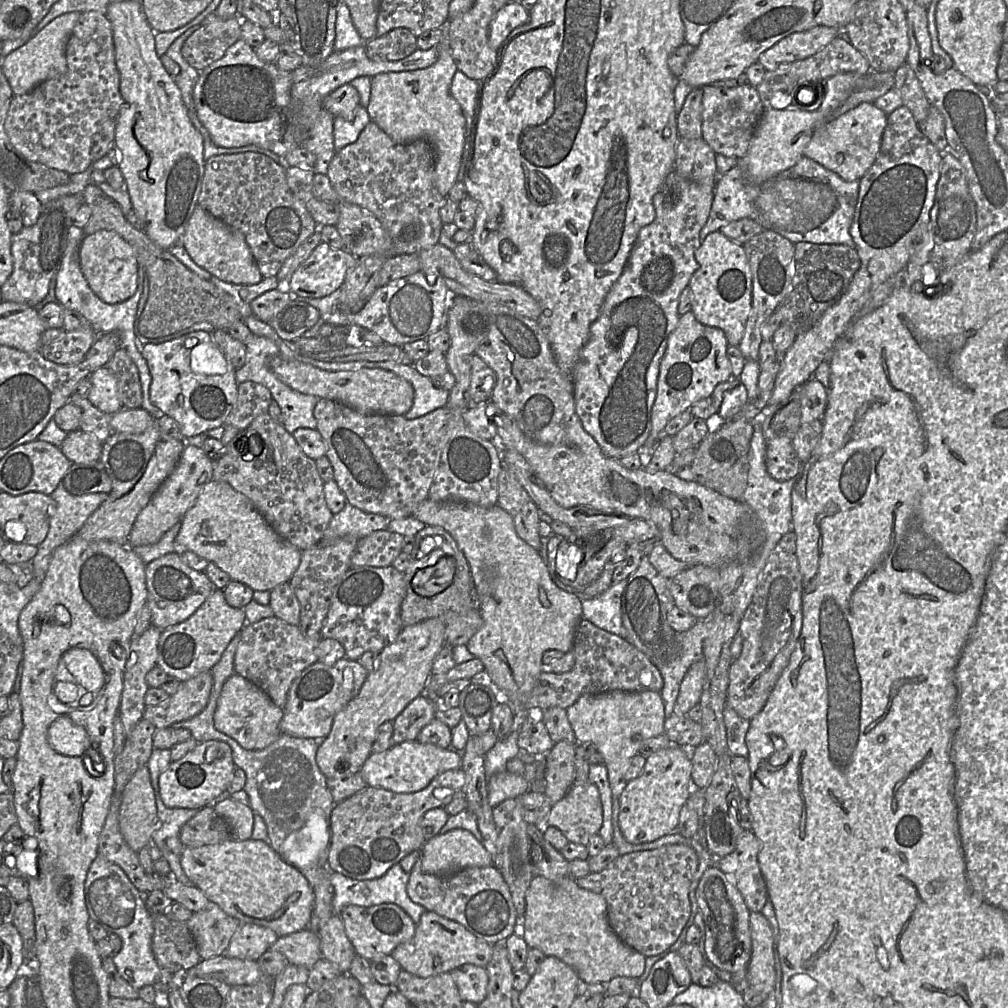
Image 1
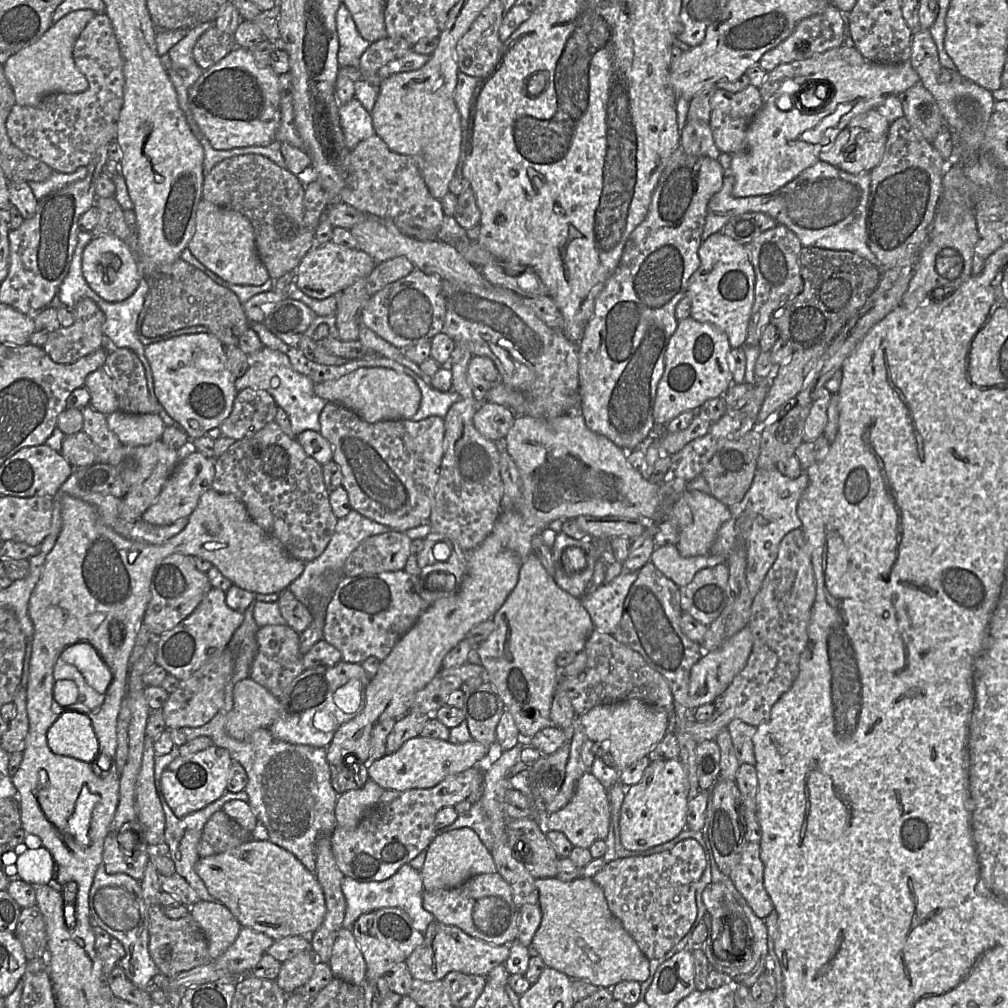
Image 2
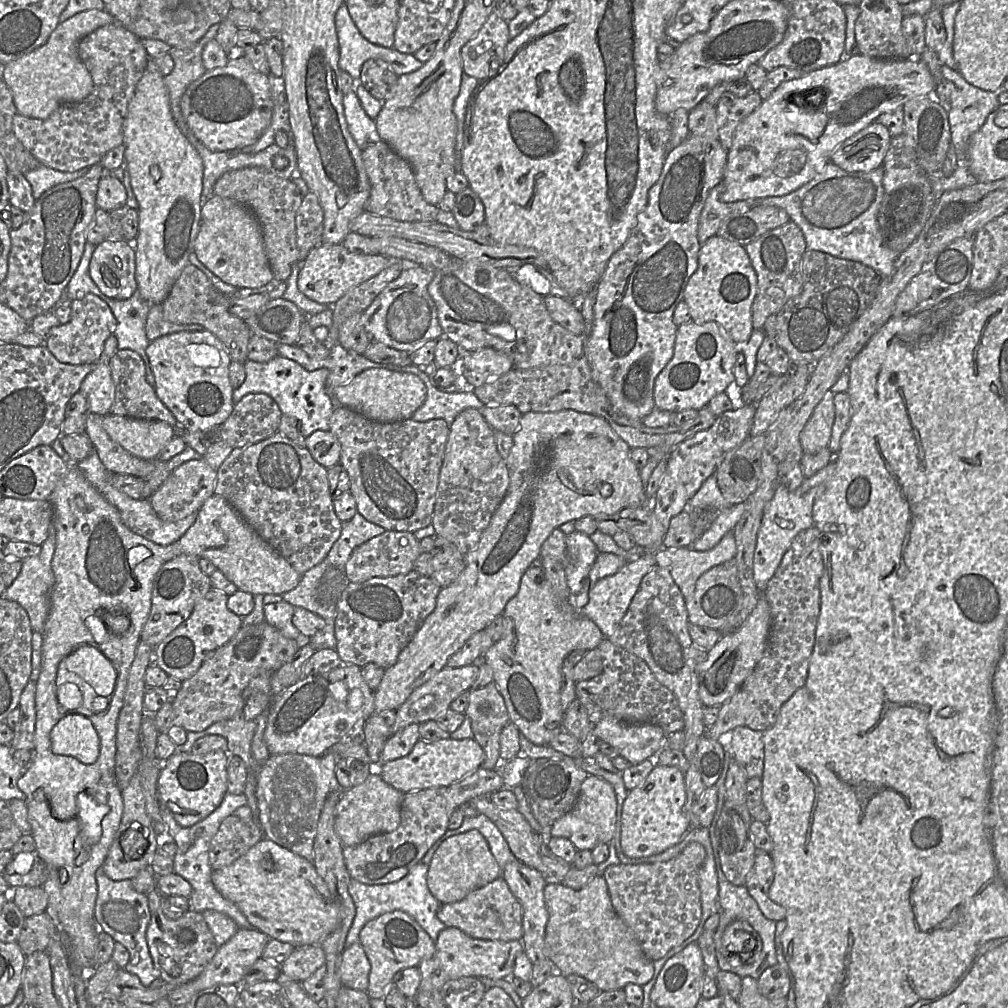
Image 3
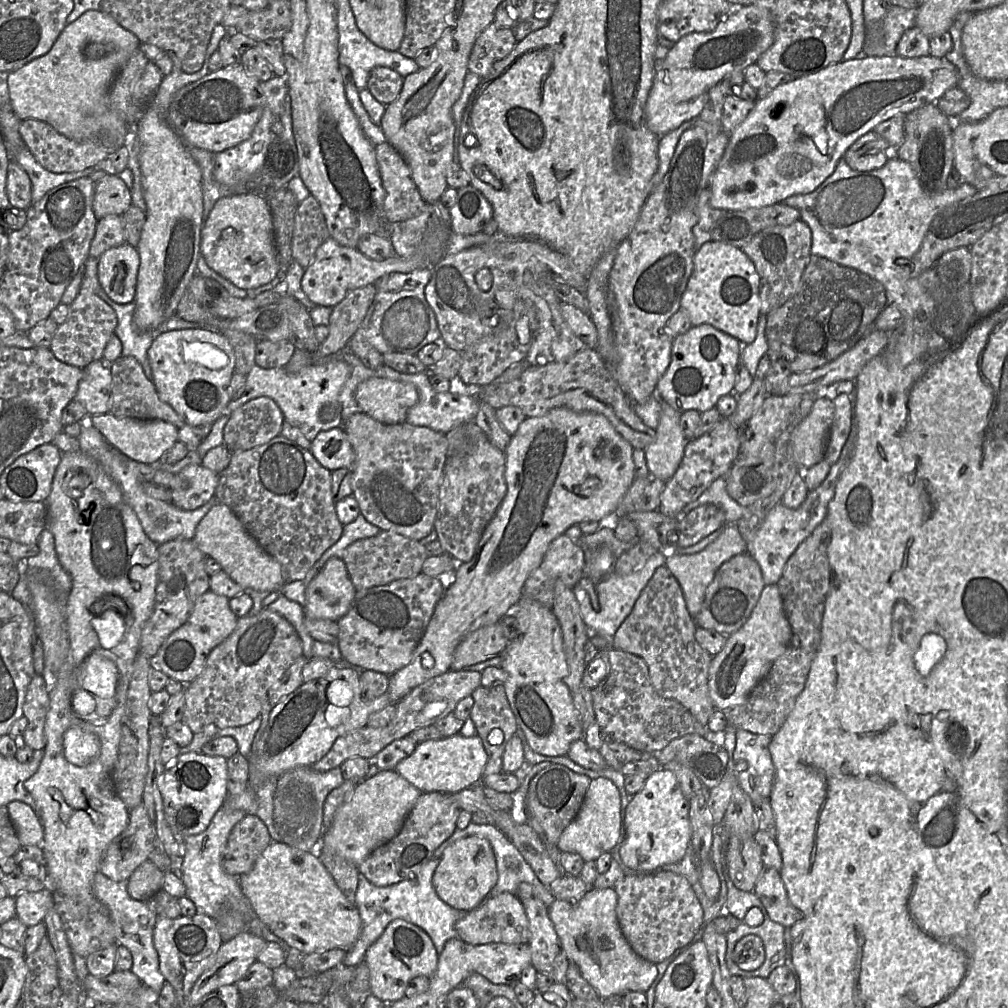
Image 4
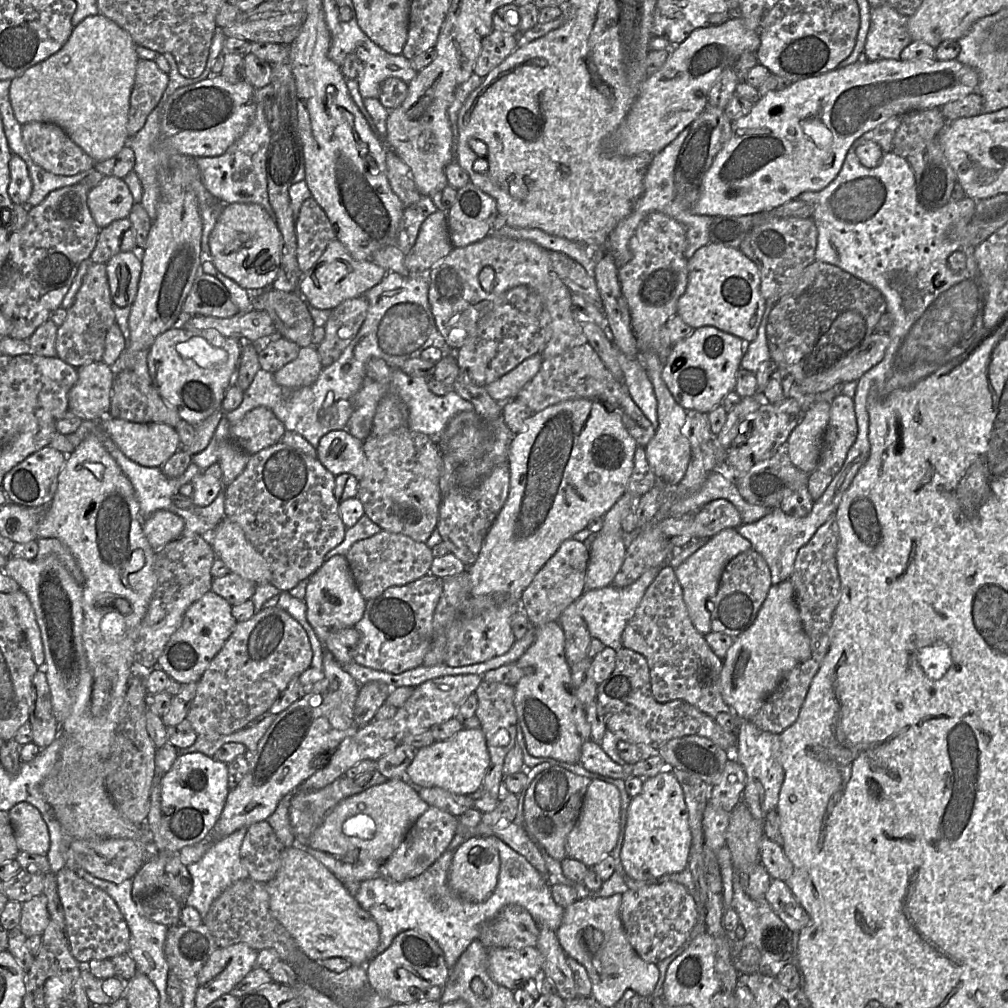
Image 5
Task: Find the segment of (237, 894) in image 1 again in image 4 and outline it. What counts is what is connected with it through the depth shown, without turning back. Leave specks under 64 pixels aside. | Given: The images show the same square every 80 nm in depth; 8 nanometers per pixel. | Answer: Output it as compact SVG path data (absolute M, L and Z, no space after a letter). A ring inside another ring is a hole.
M273 841L258 857L252 870L239 876L239 883L260 920L286 946L297 949L303 954L321 953L333 949L348 951L360 936L362 921L357 906L346 898L315 852L303 851Z

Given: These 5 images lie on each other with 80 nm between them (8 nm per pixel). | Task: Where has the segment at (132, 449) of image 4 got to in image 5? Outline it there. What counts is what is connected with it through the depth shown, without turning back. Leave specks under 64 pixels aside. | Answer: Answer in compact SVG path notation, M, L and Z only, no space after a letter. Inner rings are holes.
M105 416L97 425L127 458L145 467L162 467L181 448L177 431L167 424L135 423Z

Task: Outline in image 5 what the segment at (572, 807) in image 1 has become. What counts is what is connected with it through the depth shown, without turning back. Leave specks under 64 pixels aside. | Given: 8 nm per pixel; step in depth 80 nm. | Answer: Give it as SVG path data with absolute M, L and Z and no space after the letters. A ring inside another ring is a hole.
M591 780L586 791L580 816L568 834L565 850L570 858L593 867L615 848L621 827L621 798L618 788L603 780Z

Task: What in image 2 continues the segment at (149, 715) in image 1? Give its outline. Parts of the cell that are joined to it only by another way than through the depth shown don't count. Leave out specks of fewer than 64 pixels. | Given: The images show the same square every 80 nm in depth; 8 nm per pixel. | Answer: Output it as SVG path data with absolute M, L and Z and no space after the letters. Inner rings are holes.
M226 647L219 655L210 658L191 677L181 680L176 691L169 694L161 708L167 729L196 728L207 724L224 705L225 688L234 665L233 654Z

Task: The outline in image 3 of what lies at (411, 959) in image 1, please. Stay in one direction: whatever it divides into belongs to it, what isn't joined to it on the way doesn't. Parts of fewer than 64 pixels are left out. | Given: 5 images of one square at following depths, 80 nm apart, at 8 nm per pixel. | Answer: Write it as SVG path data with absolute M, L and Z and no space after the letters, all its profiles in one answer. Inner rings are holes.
M446 927L438 935L434 955L418 965L421 982L418 991L441 990L443 985L462 977L488 978L492 980L511 979L516 956L523 952L520 940L493 941L470 937L455 927Z

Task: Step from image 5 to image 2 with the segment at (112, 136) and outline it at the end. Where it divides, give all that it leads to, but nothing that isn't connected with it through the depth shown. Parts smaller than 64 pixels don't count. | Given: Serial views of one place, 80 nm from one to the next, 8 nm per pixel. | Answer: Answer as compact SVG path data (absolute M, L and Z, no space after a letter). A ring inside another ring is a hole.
M90 9L76 10L55 22L35 43L12 54L4 66L16 104L36 106L52 93L80 93L88 88L86 77L78 70L73 59L74 44L88 22L97 13Z

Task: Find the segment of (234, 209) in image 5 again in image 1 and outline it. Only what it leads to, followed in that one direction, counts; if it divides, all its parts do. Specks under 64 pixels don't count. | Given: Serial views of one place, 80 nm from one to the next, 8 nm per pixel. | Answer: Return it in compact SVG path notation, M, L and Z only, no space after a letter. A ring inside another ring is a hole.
M199 205L195 207L190 217L181 241L198 266L225 282L253 285L263 279L244 235L215 218Z

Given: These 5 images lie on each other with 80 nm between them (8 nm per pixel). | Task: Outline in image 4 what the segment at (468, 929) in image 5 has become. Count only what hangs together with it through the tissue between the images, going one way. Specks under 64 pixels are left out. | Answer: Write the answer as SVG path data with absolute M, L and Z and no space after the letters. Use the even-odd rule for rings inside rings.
M470 822L464 829L456 829L452 836L446 840L448 841L448 846L458 839L477 835L489 840L492 845L498 870L498 880L496 885L491 889L488 897L496 896L503 892L509 892L517 896L517 889L520 883L529 883L533 888L533 893L535 897L540 899L547 908L554 902L555 897L550 891L549 886L543 884L537 877L532 867L526 862L521 853L513 845L513 843L495 826L491 824L476 824ZM440 858L431 859L421 867L415 878L403 880L390 886L376 886L364 876L360 877L355 895L355 905L359 910L362 929L357 942L346 951L344 965L355 967L364 962L369 946L395 919L403 919L423 929L432 939L439 954L443 951L448 940L458 937L455 925L468 911L461 911L449 906L437 895L432 879L439 862Z

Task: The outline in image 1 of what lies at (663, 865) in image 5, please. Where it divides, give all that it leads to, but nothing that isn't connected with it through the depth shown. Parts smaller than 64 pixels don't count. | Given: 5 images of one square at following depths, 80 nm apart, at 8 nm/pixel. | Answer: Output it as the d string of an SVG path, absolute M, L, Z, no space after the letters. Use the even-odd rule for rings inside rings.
M672 744L651 754L641 774L625 783L619 797L619 827L625 840L632 844L641 844L676 832L680 810L691 793L691 752Z

